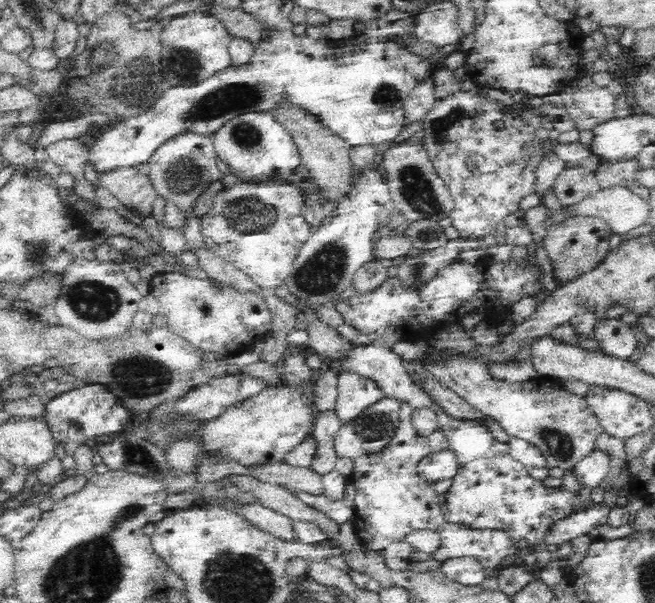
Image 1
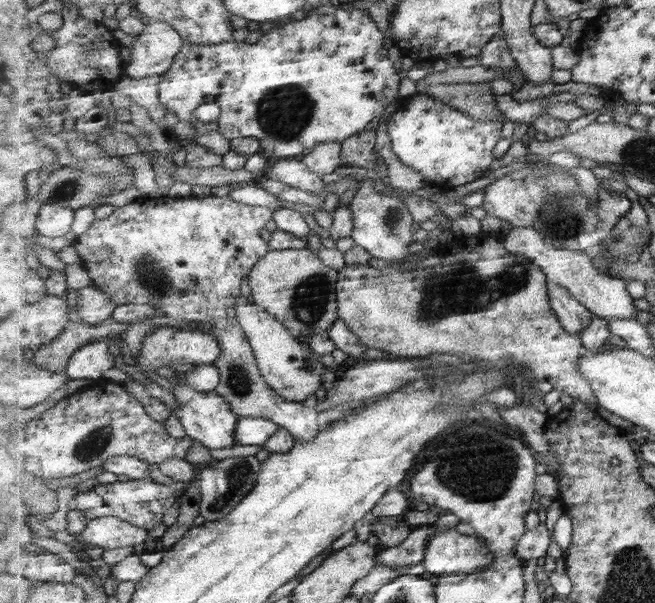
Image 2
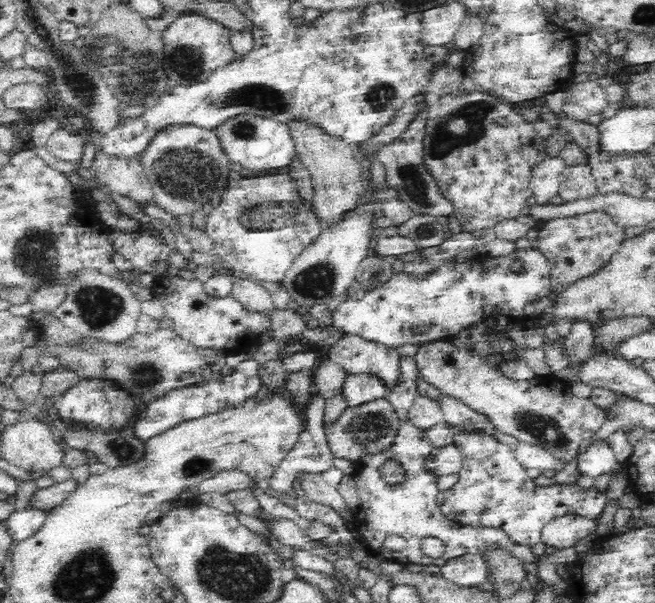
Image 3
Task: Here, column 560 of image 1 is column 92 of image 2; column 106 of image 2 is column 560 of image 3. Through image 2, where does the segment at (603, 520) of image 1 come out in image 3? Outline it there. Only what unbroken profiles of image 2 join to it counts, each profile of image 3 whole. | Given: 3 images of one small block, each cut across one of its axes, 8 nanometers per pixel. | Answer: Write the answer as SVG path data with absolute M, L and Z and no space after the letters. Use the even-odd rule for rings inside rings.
M576 515L556 518L544 526L541 542L555 549L575 547L580 540L595 532L598 519Z

